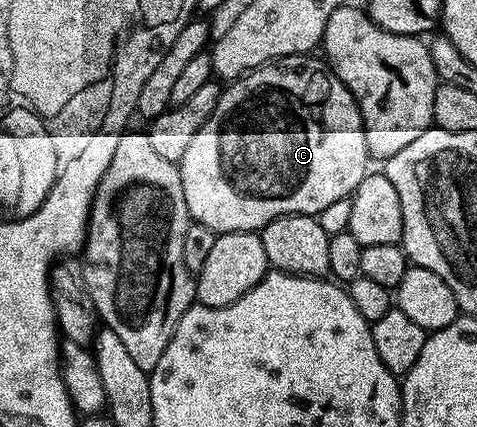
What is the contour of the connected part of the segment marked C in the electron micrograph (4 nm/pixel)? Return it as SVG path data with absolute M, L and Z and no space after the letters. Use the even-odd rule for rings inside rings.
M293 56L279 64L269 64L259 70L253 70L251 74L245 74L243 78L233 81L232 86L223 91L214 108L214 112L202 124L198 136L190 140L186 147L186 156L182 156L179 162L180 175L182 176L182 192L186 196L186 208L189 219L195 225L210 228L217 236L221 234L233 234L234 232L259 232L266 224L270 224L275 218L284 218L287 214L311 214L323 215L323 210L331 208L335 202L347 199L358 188L365 174L369 173L370 155L366 146L366 132L364 121L360 115L358 104L354 96L338 80L327 65L315 62L312 56Z

